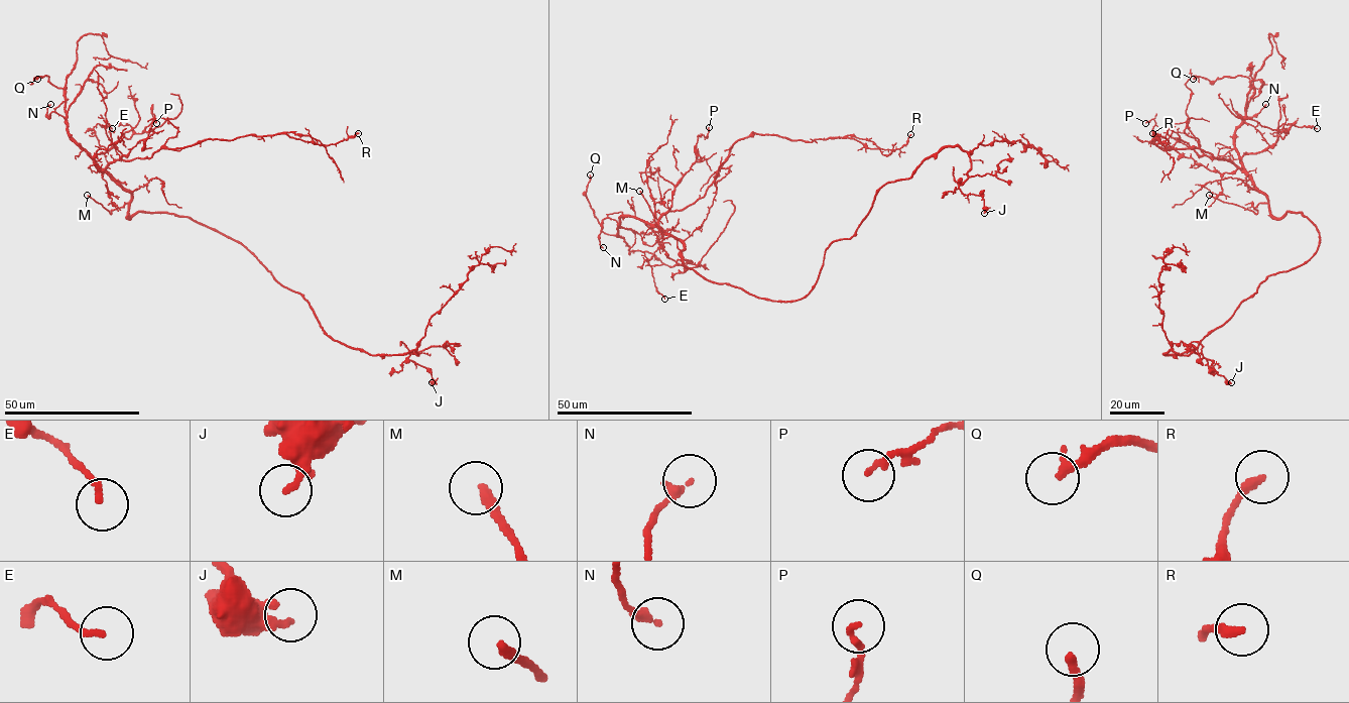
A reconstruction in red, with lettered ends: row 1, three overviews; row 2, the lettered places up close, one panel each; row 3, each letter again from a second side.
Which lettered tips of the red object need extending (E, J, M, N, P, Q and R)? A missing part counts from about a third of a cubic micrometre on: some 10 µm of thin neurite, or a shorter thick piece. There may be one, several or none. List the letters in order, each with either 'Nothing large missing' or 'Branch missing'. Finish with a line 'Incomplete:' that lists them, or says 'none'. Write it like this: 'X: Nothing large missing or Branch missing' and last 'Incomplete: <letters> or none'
E: Nothing large missing
J: Nothing large missing
M: Branch missing
N: Nothing large missing
P: Nothing large missing
Q: Nothing large missing
R: Nothing large missing
Incomplete: M

